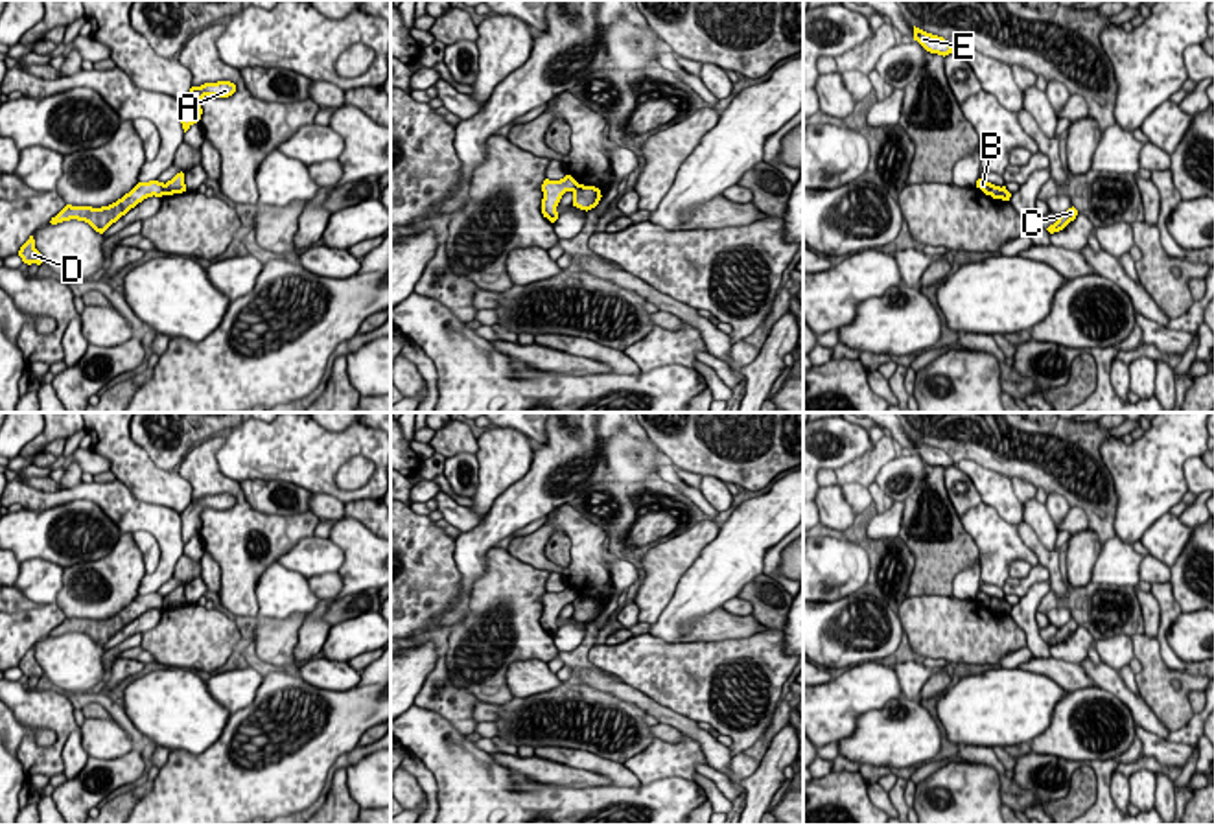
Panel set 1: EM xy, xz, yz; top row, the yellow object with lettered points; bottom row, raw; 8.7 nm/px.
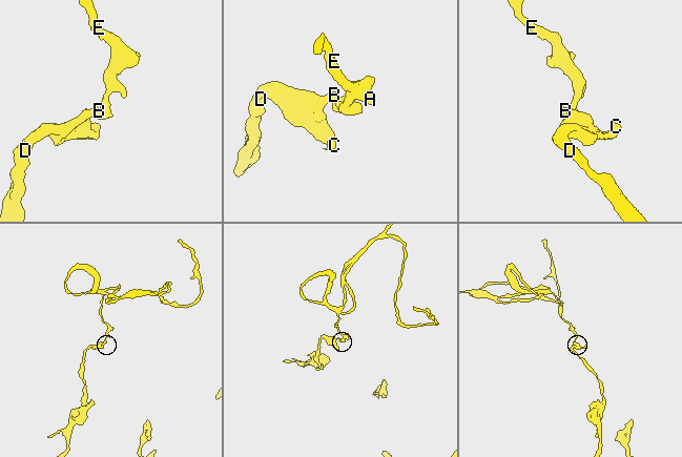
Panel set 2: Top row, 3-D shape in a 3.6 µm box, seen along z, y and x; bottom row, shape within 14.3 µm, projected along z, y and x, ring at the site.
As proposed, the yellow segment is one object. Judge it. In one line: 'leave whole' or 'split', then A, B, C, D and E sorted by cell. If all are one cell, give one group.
split; A E / B C D

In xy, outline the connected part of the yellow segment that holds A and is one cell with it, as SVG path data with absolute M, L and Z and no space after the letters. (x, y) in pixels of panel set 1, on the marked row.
M230 81L204 83L201 87L192 87L188 96L181 101L182 107L182 129L184 133L201 120L203 109L201 101L204 96L228 98L236 92L236 85Z

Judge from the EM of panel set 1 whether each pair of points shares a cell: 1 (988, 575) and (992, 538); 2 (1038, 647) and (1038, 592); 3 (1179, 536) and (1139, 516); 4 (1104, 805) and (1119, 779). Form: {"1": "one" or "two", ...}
{"1": "one", "2": "one", "3": "two", "4": "two"}

